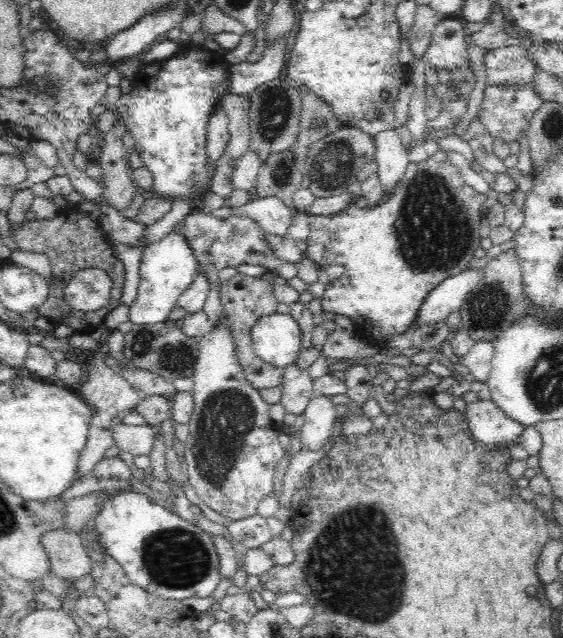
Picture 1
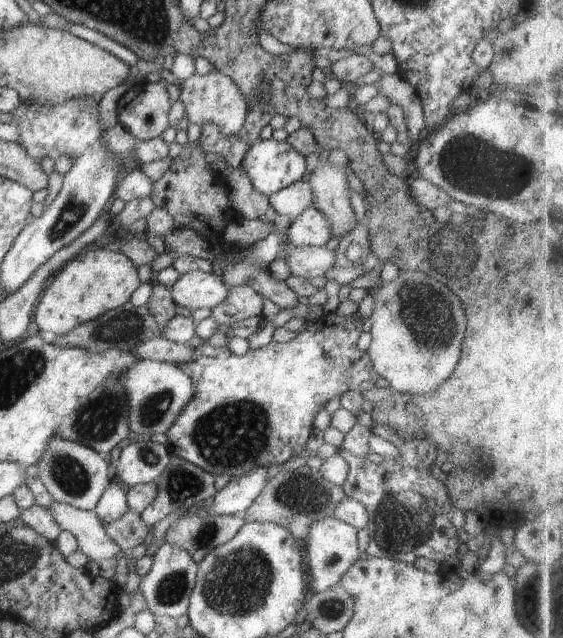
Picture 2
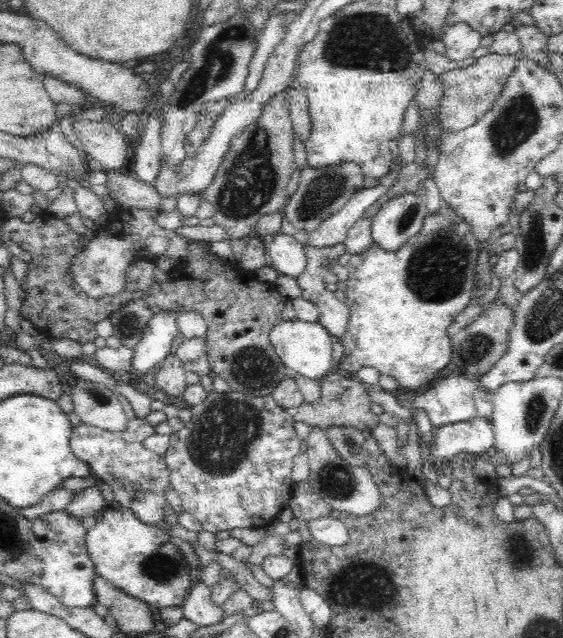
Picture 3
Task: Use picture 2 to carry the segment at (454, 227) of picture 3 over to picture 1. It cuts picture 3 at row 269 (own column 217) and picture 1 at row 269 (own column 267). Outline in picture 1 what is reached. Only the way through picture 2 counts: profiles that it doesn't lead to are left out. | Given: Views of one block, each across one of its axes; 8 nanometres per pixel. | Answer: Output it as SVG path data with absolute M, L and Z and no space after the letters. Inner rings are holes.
M438 151L426 161L410 163L406 173L401 177L400 183L396 186L396 189L393 190L389 197L384 198L384 201L378 206L372 208L360 208L356 206L356 203L354 202L350 203L345 209L339 210L339 212L332 215L324 216L312 214L308 217L310 223L310 235L305 241L306 245L308 245L305 252L306 256L314 260L314 262L318 262L321 266L337 264L345 267L342 276L326 286L321 300L323 310L326 312L333 312L342 317L348 317L354 322L358 322L358 320L368 322L368 326L370 326L368 332L372 334L372 336L368 336L370 339L378 338L380 342L384 343L390 336L404 336L404 334L408 334L408 330L414 326L414 322L416 322L416 318L418 318L422 300L426 300L426 296L428 296L428 294L432 292L432 289L436 288L442 280L446 280L448 276L460 274L463 270L468 269L474 252L481 248L482 238L480 238L479 234L481 223L480 198L473 188L465 184L463 177L461 176L461 171L451 164L447 155L446 151Z

